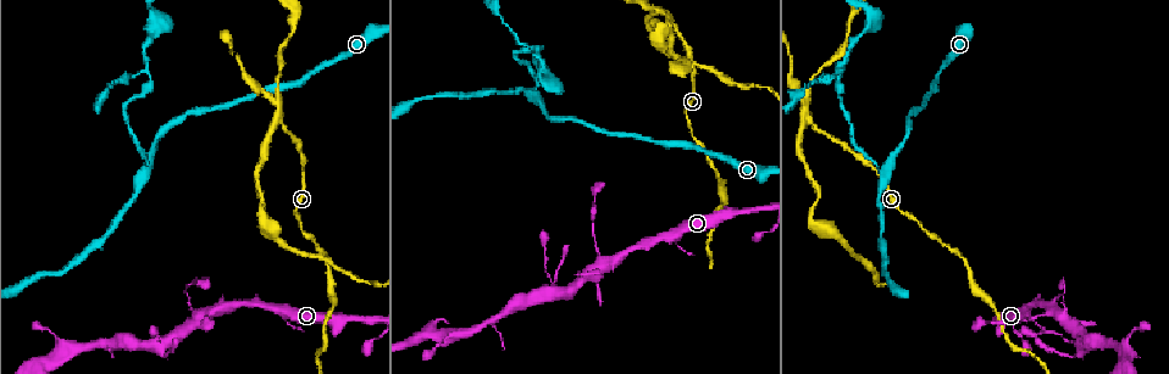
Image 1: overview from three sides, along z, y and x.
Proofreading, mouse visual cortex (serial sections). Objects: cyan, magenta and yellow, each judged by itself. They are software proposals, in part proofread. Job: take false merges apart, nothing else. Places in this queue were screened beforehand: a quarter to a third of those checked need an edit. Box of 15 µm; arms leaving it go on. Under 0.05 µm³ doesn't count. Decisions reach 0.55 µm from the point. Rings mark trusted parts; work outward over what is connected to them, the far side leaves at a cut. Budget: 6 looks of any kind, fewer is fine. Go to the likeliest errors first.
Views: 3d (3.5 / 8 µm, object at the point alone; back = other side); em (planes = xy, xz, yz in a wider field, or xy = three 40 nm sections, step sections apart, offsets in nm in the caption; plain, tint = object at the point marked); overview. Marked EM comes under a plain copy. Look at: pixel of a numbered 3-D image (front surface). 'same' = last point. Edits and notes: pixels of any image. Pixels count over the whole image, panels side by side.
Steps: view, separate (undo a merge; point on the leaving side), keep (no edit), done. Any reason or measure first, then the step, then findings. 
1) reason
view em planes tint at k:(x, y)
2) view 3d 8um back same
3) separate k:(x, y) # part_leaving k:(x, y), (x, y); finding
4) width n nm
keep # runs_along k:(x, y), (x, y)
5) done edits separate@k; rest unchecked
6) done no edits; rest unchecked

three-way junction
view 3d 3.5um back at 1:(281, 121)

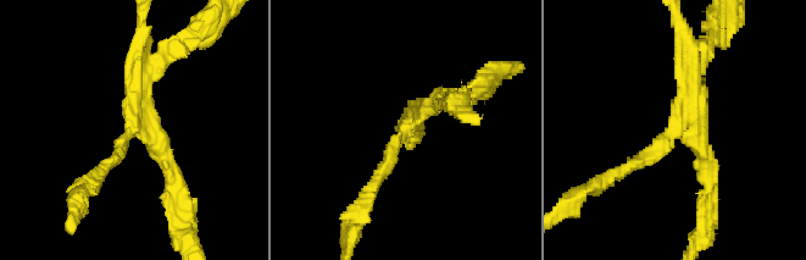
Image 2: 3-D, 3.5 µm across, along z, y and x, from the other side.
need the tissue
view em xy step 2 tint at 2:(408, 125)

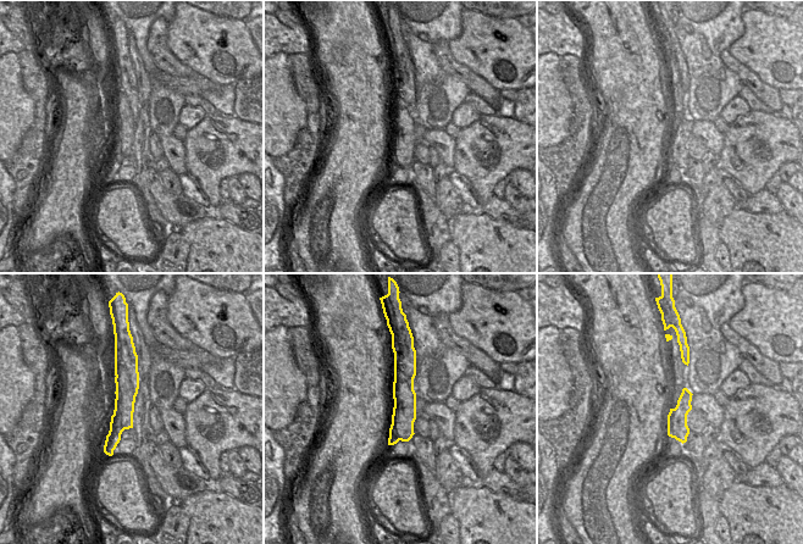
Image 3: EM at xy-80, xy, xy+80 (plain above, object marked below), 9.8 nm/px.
cut it another way
view em xy step 5 tint same

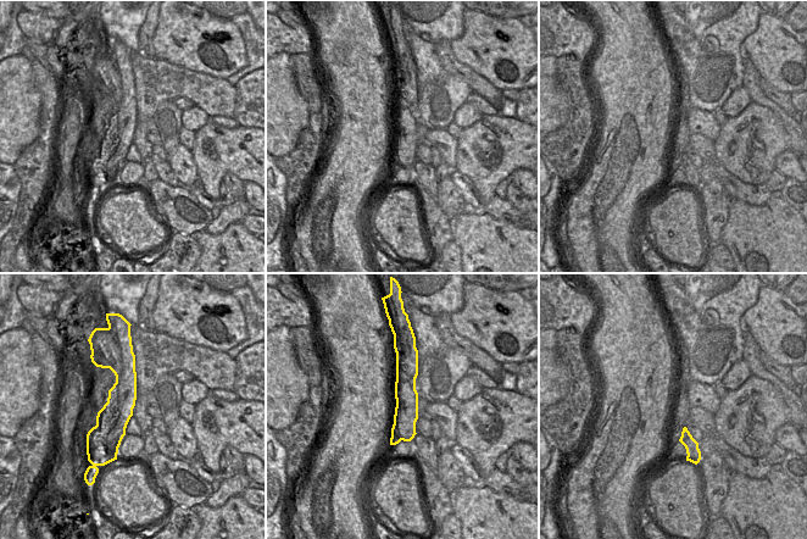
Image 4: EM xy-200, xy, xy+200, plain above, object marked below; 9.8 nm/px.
arms 3
separate 2:(165, 162) # border 4:(122, 353), (122, 373), (116, 382); a second cell is stuck on

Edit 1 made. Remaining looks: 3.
three arms meet
view em planes tint at 1:(603, 267)

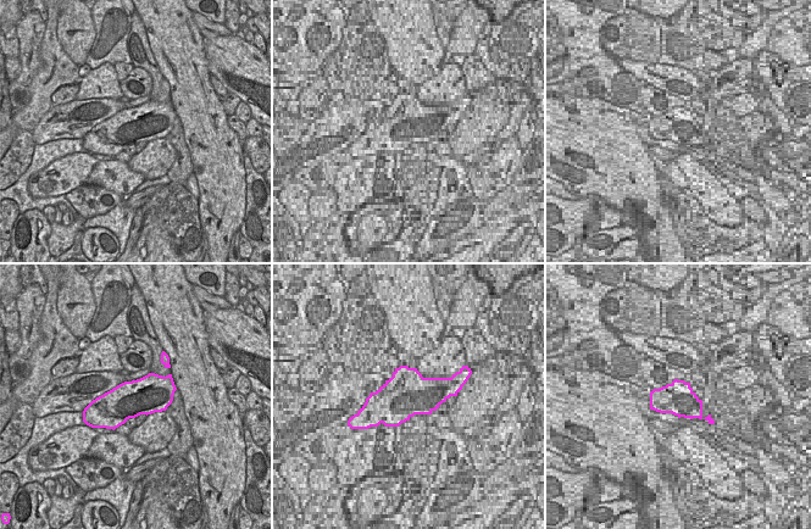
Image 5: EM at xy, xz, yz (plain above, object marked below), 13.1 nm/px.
view 3d 3.5um same

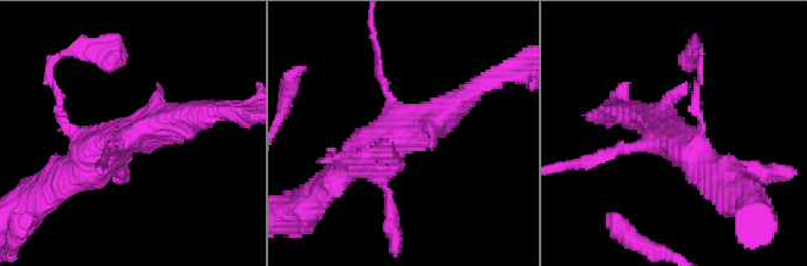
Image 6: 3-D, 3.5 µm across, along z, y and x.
keep # all the same cell

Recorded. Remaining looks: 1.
done edits separate@2; rest unchecked

